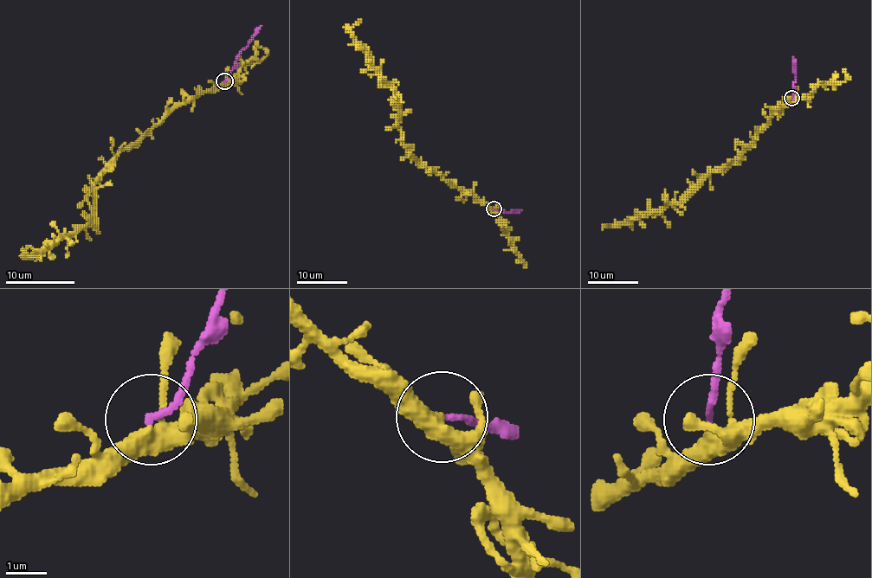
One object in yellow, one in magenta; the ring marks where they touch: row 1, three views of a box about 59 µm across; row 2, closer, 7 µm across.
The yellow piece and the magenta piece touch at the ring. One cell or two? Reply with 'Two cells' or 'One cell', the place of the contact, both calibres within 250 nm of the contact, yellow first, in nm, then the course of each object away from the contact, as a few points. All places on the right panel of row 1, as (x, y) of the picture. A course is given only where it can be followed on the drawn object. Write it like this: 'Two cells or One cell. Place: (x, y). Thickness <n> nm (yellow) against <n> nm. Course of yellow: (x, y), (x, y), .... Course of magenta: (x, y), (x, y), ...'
Two cells. Place: (791, 98). Thickness 360 nm (yellow) against 150 nm. Course of yellow: (792, 99), (776, 112), (732, 161), (714, 168), (683, 200), (668, 202), (658, 210), (605, 225), (602, 229). Course of magenta: (792, 98), (795, 80), (792, 57)

